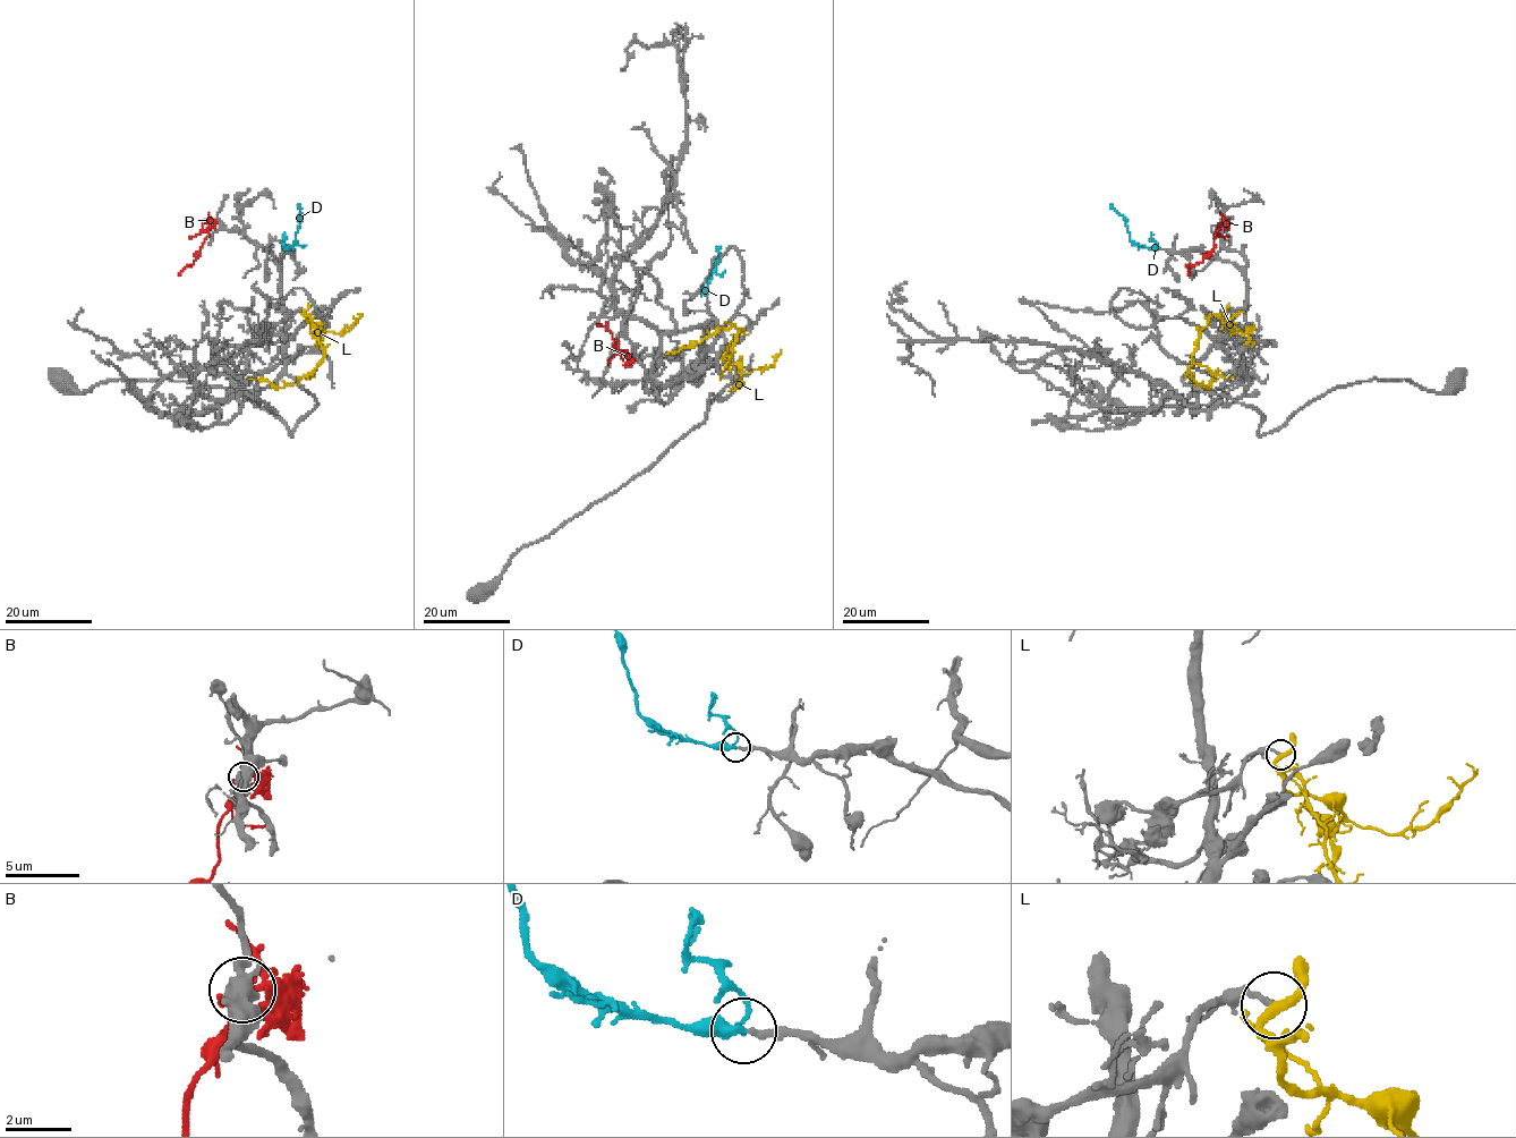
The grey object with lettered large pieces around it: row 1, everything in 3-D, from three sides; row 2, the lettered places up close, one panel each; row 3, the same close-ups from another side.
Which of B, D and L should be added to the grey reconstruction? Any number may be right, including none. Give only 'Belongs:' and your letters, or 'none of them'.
Belongs: D

